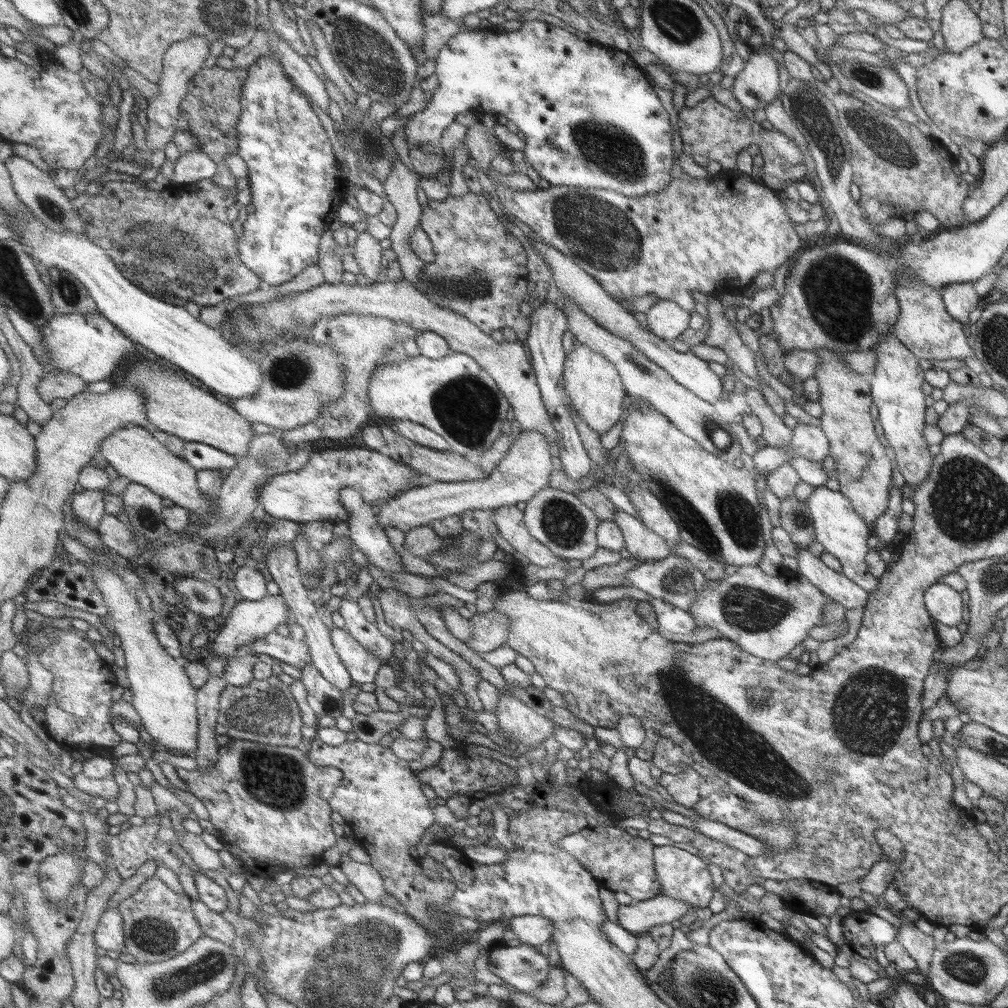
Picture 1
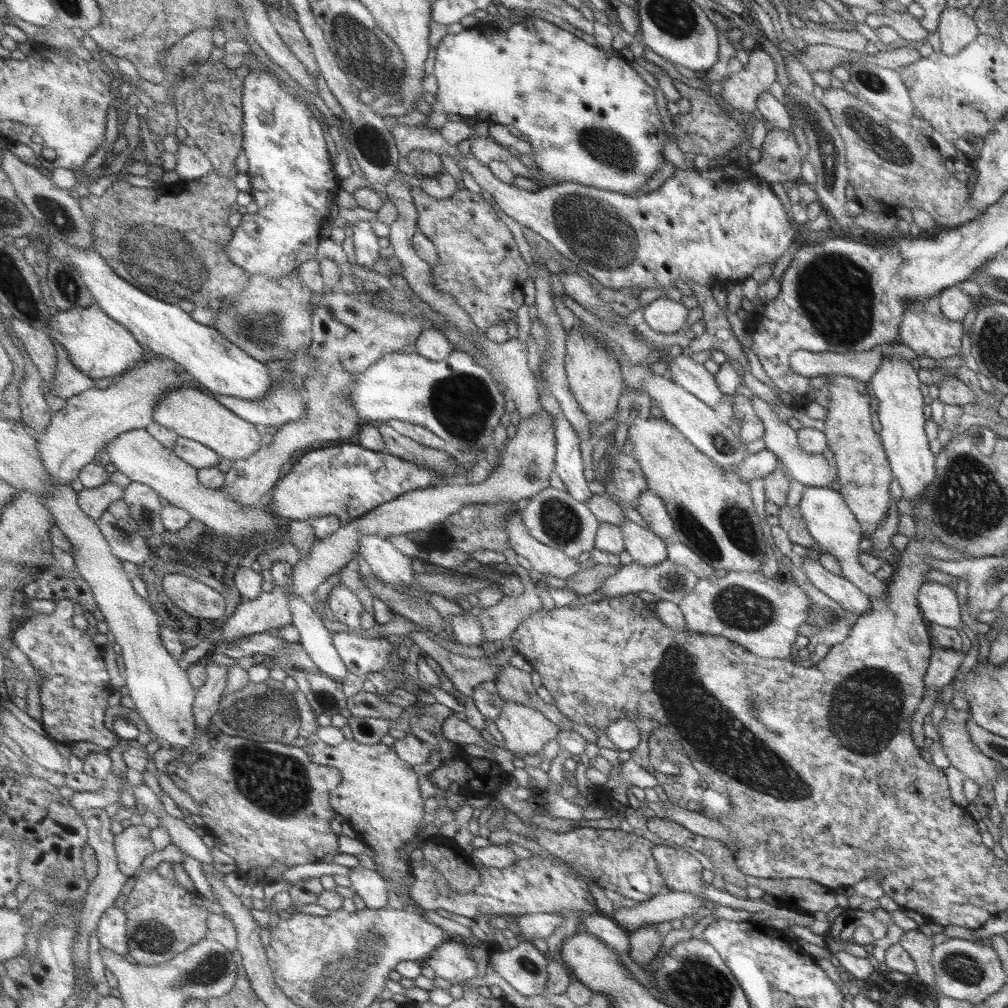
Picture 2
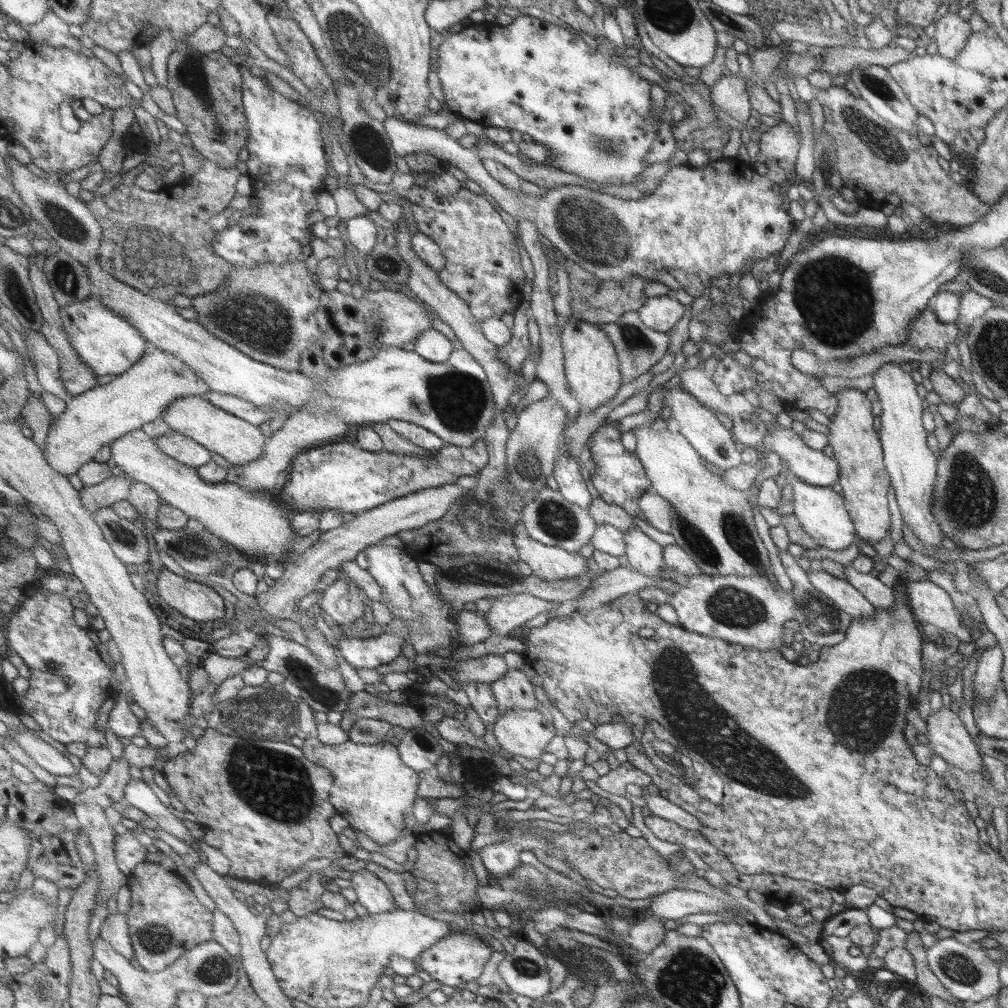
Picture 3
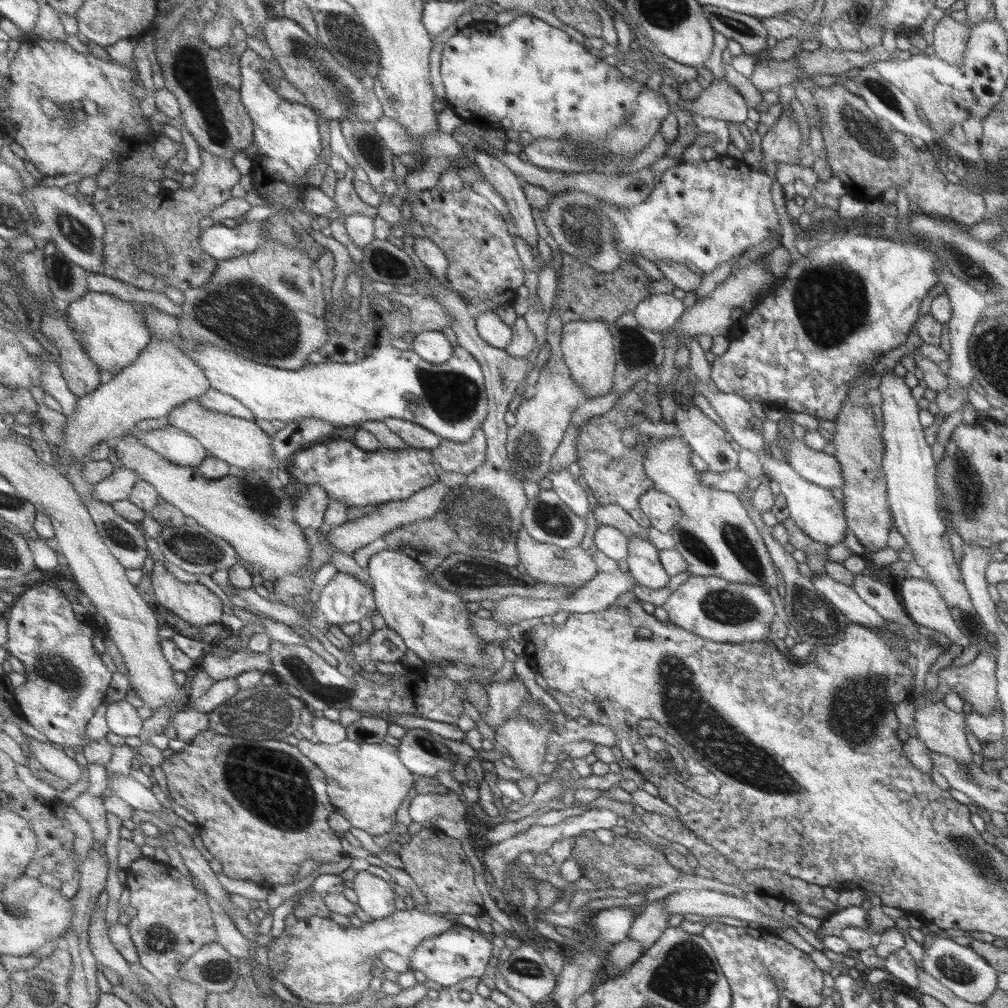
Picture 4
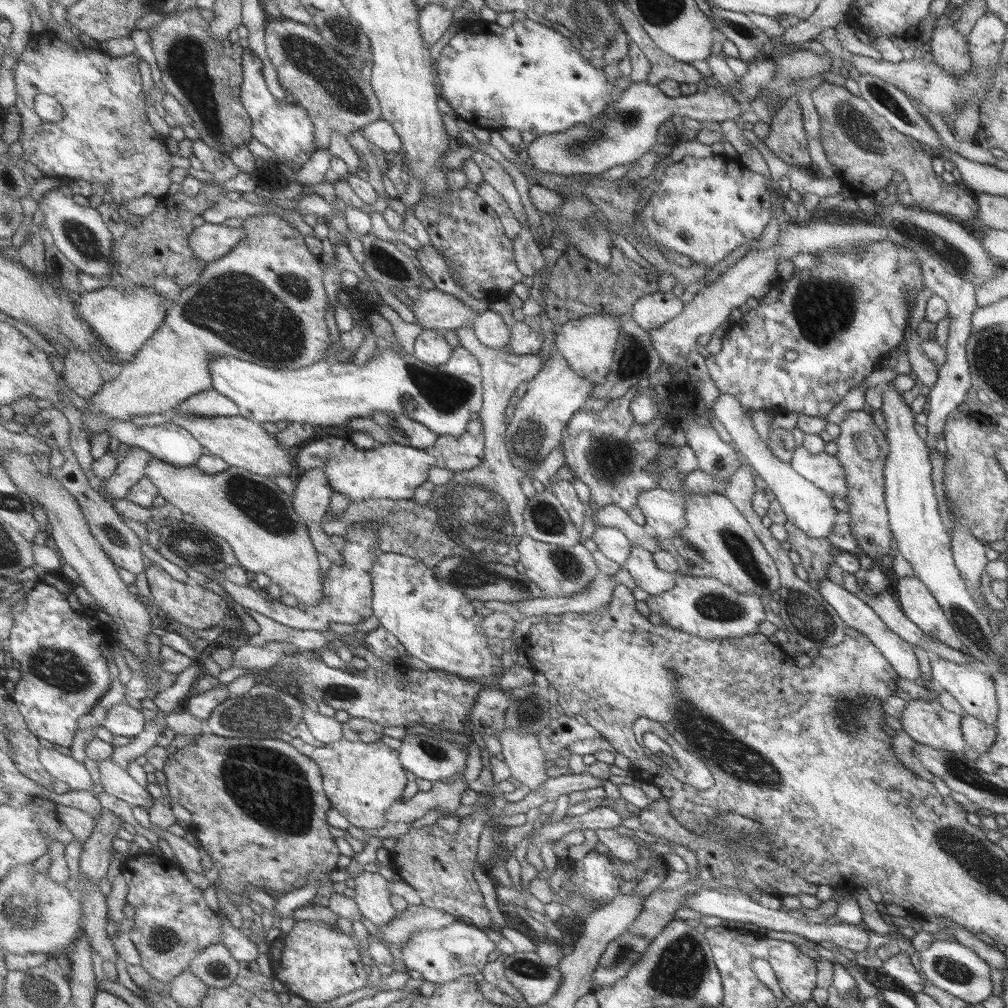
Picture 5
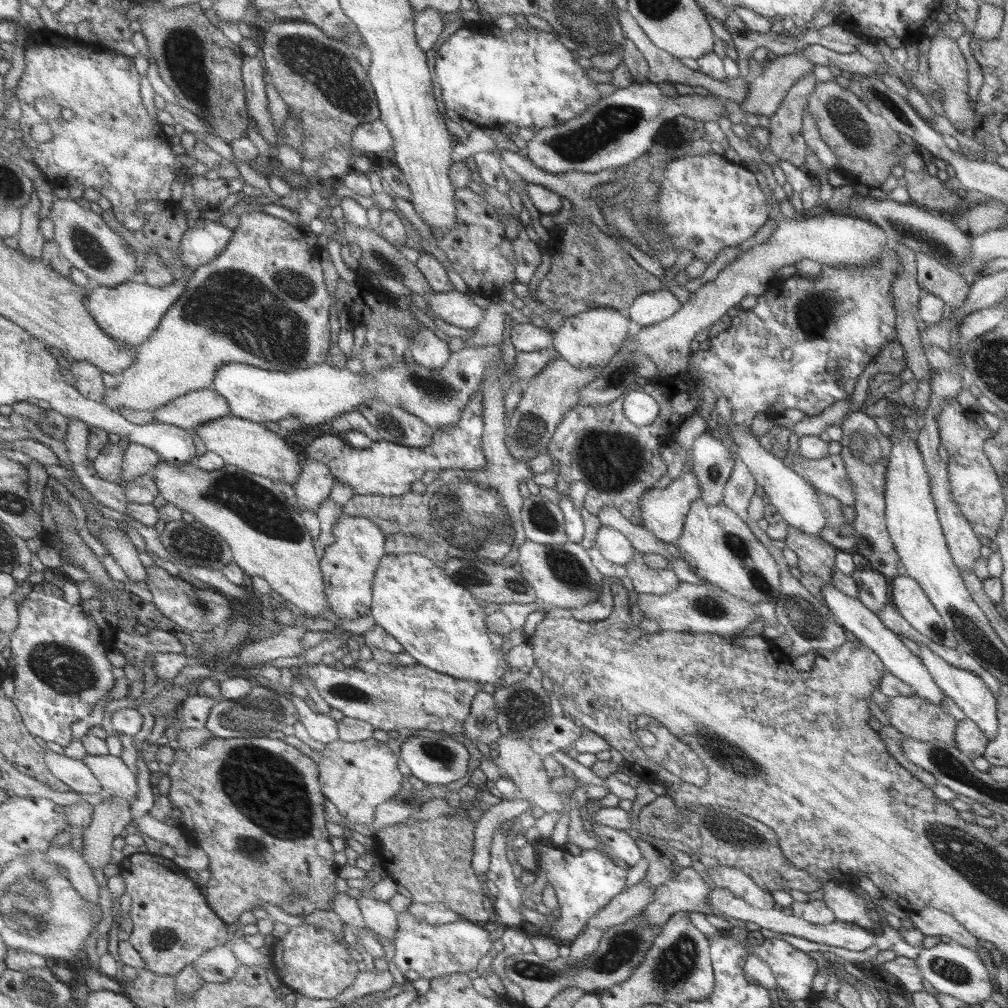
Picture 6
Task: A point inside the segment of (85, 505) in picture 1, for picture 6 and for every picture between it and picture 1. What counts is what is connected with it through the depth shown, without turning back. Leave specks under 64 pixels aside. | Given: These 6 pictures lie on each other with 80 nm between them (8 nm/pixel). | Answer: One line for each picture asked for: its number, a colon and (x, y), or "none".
2: (96, 501)
3: (106, 494)
4: (119, 486)
5: (131, 470)
6: (138, 460)

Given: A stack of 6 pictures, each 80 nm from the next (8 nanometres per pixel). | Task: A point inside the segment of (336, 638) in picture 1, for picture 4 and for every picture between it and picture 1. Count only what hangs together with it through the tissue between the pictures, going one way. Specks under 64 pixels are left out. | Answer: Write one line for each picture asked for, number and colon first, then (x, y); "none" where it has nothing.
2: (363, 655)
3: (375, 652)
4: (384, 645)

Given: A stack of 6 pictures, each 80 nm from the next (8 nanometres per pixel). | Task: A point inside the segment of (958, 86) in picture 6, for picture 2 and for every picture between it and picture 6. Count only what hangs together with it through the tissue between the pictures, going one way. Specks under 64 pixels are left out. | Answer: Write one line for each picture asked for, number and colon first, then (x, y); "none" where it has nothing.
2: (955, 29)
3: (951, 32)
4: (949, 37)
5: (949, 50)

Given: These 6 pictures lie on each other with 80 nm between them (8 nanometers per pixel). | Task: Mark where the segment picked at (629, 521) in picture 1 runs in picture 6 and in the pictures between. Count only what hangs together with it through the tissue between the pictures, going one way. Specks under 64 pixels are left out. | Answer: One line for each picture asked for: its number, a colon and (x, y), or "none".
2: (646, 549)
3: (643, 554)
4: (642, 561)
5: (640, 565)
6: (645, 580)

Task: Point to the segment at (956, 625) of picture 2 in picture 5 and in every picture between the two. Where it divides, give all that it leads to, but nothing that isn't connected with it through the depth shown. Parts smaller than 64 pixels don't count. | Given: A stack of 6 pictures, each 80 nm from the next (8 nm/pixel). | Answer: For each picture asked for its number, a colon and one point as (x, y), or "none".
3: (930, 605)
4: (922, 603)
5: (914, 599)

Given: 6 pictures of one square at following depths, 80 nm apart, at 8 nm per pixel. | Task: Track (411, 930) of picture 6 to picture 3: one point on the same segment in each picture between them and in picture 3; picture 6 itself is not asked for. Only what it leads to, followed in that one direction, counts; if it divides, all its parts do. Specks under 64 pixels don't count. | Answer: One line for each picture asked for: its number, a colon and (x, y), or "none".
3: (459, 958)
4: (461, 953)
5: (444, 955)

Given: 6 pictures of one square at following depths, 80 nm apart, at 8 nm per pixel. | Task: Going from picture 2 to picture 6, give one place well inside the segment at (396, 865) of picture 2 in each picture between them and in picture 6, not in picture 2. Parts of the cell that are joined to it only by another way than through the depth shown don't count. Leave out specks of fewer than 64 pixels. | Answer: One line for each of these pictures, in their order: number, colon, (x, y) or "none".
3: (373, 789)
4: (366, 782)
5: (363, 781)
6: (357, 777)

